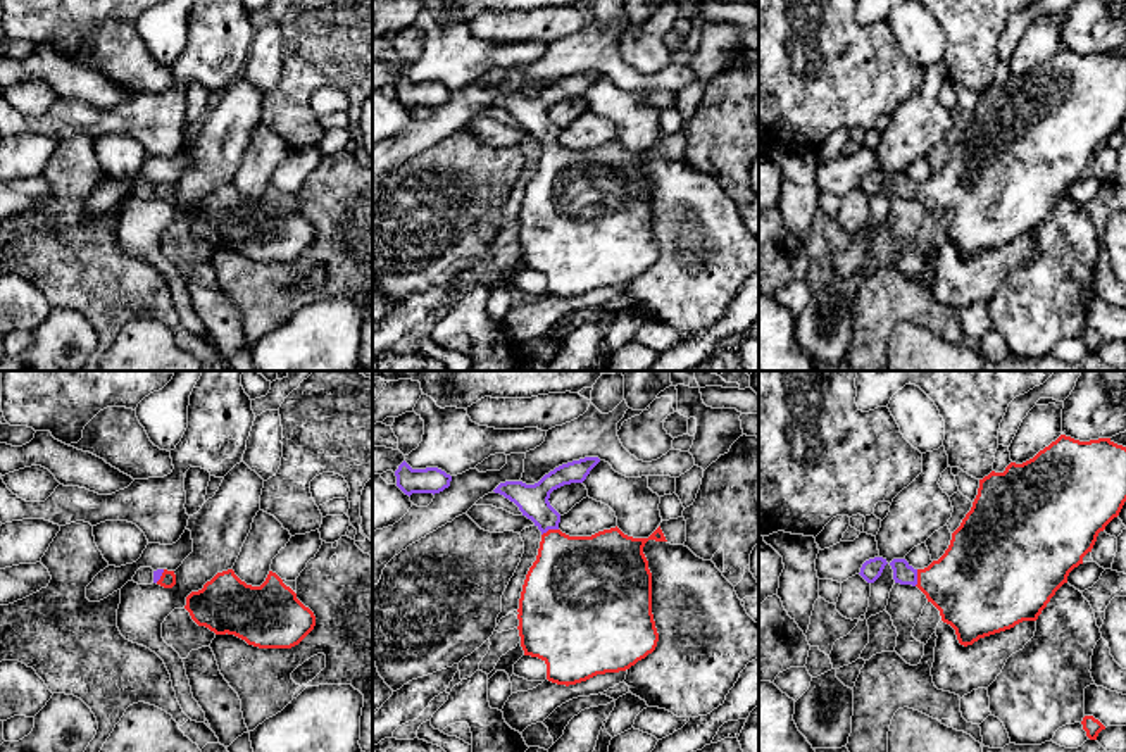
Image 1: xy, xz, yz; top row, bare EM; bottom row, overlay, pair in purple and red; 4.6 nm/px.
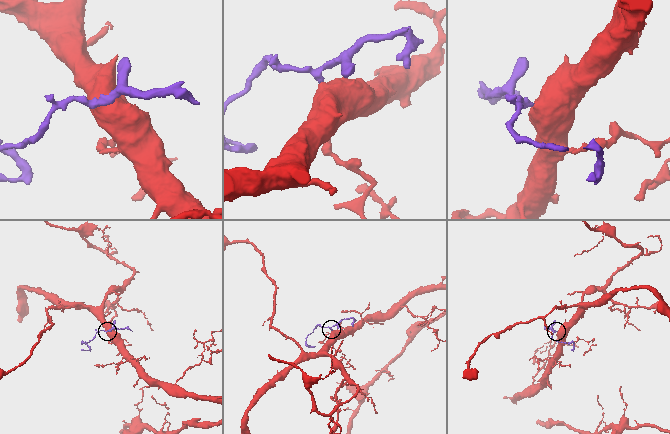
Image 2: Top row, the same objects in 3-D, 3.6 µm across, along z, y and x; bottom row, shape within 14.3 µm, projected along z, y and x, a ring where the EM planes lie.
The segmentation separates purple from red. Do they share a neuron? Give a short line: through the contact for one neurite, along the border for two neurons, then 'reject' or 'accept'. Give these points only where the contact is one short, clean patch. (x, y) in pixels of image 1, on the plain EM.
line xz (533, 116), (547, 133), (549, 142), (571, 190); accept

